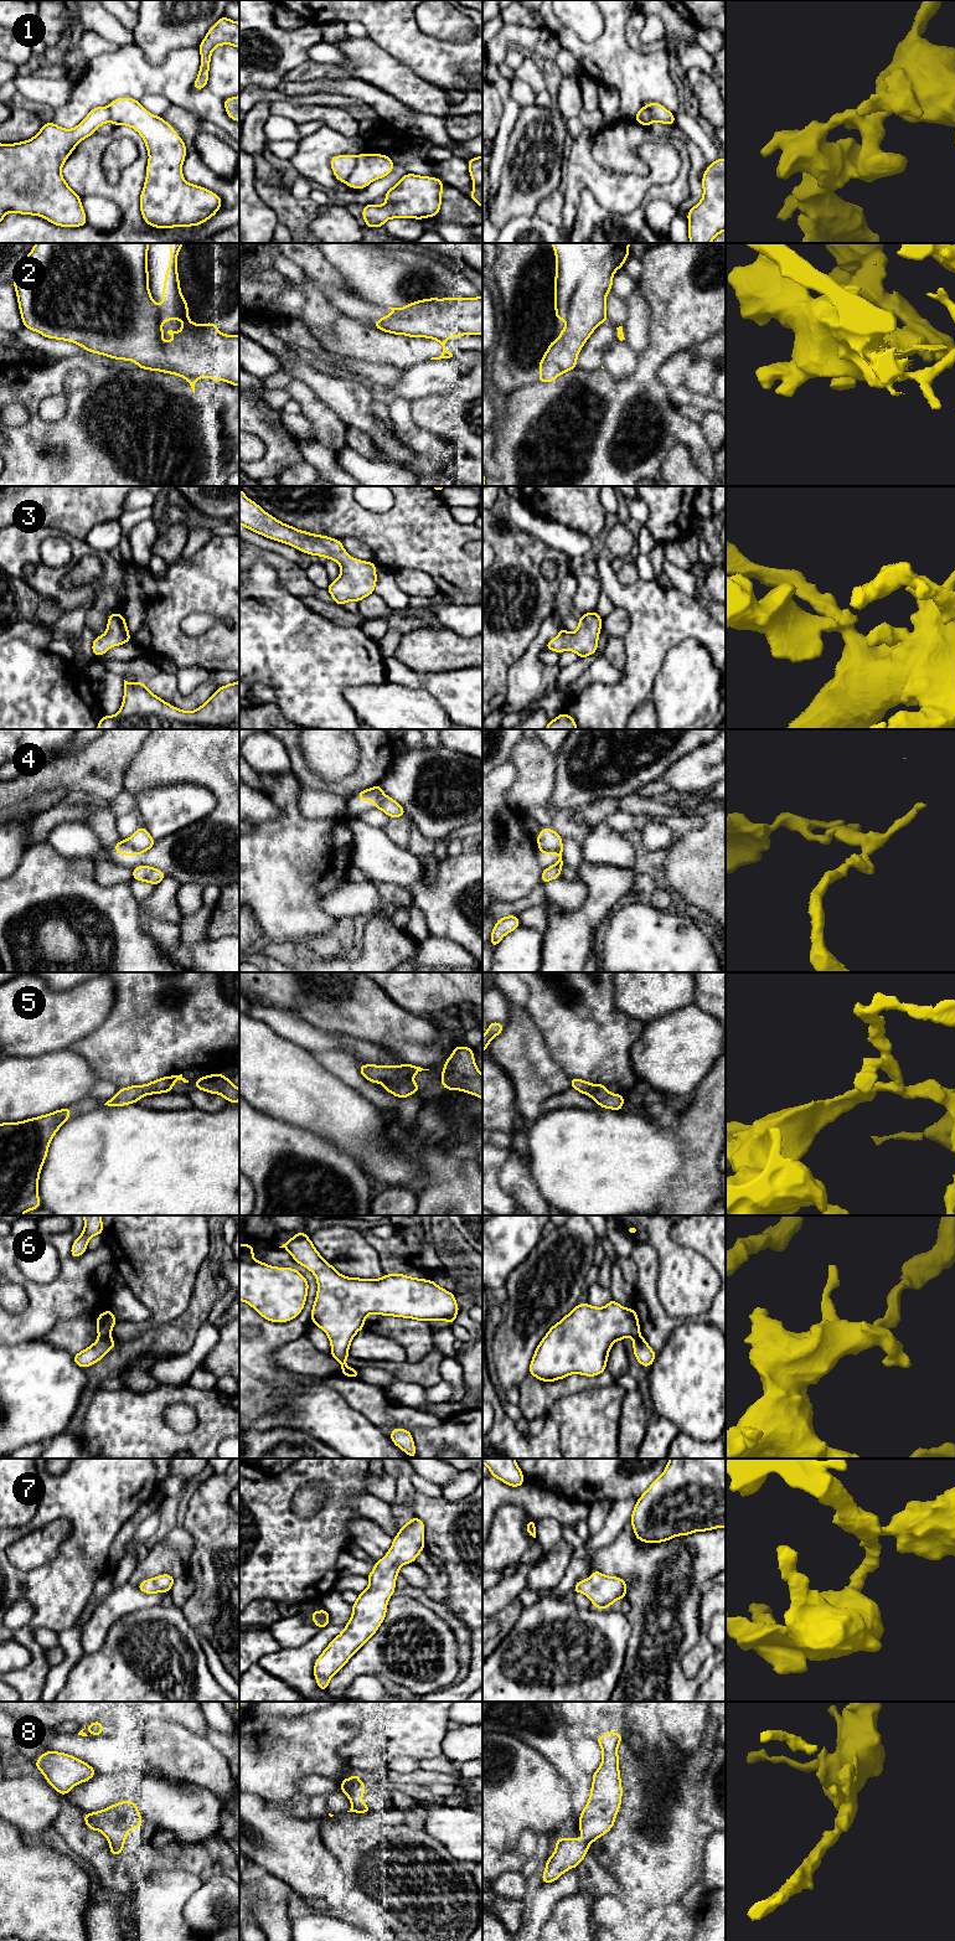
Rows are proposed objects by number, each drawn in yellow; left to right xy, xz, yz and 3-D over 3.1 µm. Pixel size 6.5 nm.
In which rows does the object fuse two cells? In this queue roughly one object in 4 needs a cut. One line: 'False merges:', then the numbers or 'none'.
False merges: 1, 4, 6

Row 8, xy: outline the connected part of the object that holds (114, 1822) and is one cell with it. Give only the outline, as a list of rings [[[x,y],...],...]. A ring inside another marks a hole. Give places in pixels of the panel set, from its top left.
[[[120,1800],[105,1810],[83,1813],[83,1818],[88,1829],[100,1831],[109,1841],[109,1849],[113,1855],[123,1853],[128,1832],[131,1828],[136,1832],[144,1822],[133,1800]]]

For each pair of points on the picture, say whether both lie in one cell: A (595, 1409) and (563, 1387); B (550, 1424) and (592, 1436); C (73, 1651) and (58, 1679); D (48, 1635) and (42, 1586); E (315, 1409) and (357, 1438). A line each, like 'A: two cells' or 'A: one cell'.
A: two cells
B: two cells
C: one cell
D: two cells
E: one cell

